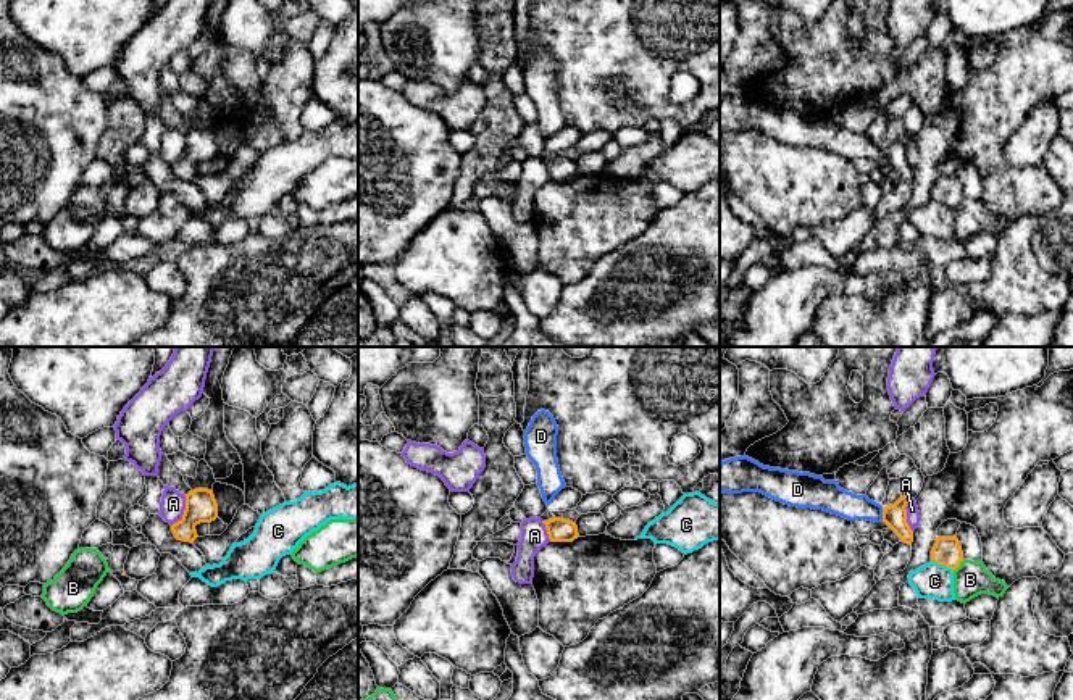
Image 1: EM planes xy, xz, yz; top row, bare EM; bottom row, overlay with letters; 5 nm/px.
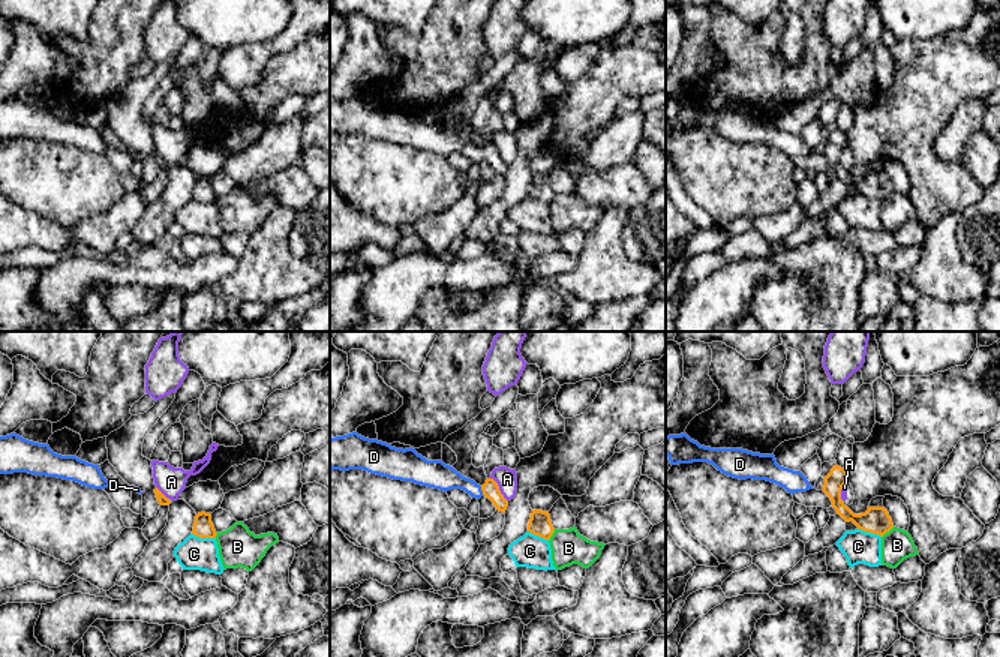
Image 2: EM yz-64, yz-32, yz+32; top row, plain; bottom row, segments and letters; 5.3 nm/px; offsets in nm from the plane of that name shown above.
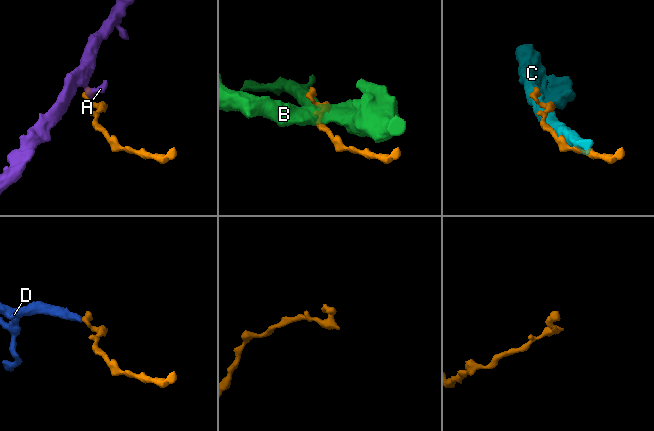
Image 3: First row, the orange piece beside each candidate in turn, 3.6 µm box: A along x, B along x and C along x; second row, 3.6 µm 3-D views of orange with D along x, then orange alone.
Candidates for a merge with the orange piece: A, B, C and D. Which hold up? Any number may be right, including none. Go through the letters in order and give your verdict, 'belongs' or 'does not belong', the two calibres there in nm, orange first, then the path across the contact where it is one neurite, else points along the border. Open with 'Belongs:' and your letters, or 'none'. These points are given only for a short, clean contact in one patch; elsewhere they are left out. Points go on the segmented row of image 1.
Belongs: D
A: does not belong; calibres 160 and 130 nm; border xy (186, 495), (184, 513), (171, 526)
B: does not belong; calibres 140 and 180 nm
C: does not belong; calibres 140 and 180 nm
D: belongs; calibres 110 and 140 nm; way yz (894, 515), (883, 516), (836, 500)

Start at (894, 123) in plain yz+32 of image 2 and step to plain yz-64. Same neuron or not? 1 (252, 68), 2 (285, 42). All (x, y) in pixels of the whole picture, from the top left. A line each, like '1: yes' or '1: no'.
1: no
2: no

